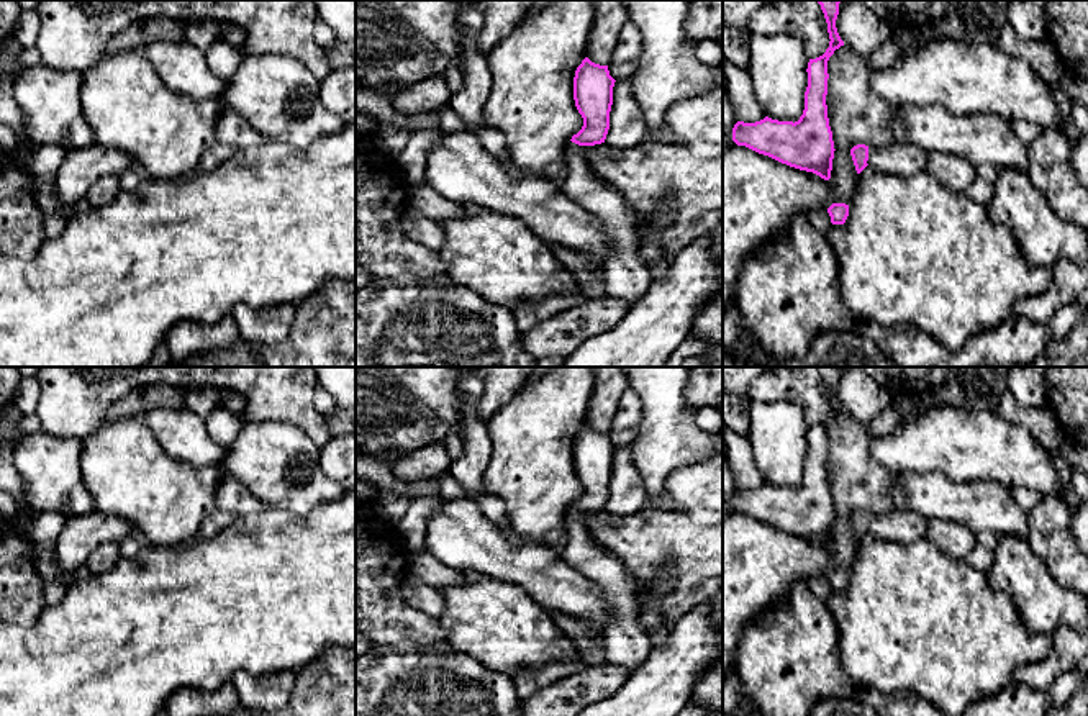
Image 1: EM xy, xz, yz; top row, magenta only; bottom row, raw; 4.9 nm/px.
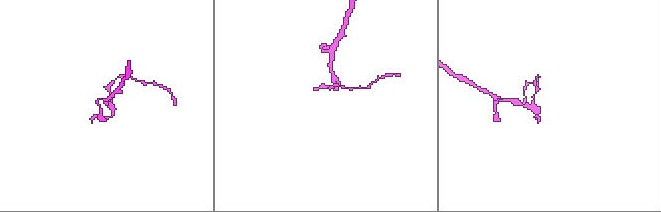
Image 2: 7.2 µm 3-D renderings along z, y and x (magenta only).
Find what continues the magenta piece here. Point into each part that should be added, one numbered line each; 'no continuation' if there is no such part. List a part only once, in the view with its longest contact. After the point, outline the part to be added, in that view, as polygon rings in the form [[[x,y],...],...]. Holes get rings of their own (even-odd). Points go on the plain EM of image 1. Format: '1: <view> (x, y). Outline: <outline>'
1: yz (903, 526). Outline: [[[914,511],[868,513],[868,534],[896,542],[914,542],[926,536],[927,519]]]

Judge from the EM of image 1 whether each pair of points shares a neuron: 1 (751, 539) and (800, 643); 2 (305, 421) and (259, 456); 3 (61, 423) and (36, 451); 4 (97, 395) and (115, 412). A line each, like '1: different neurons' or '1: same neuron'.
1: different neurons
2: different neurons
3: different neurons
4: different neurons

